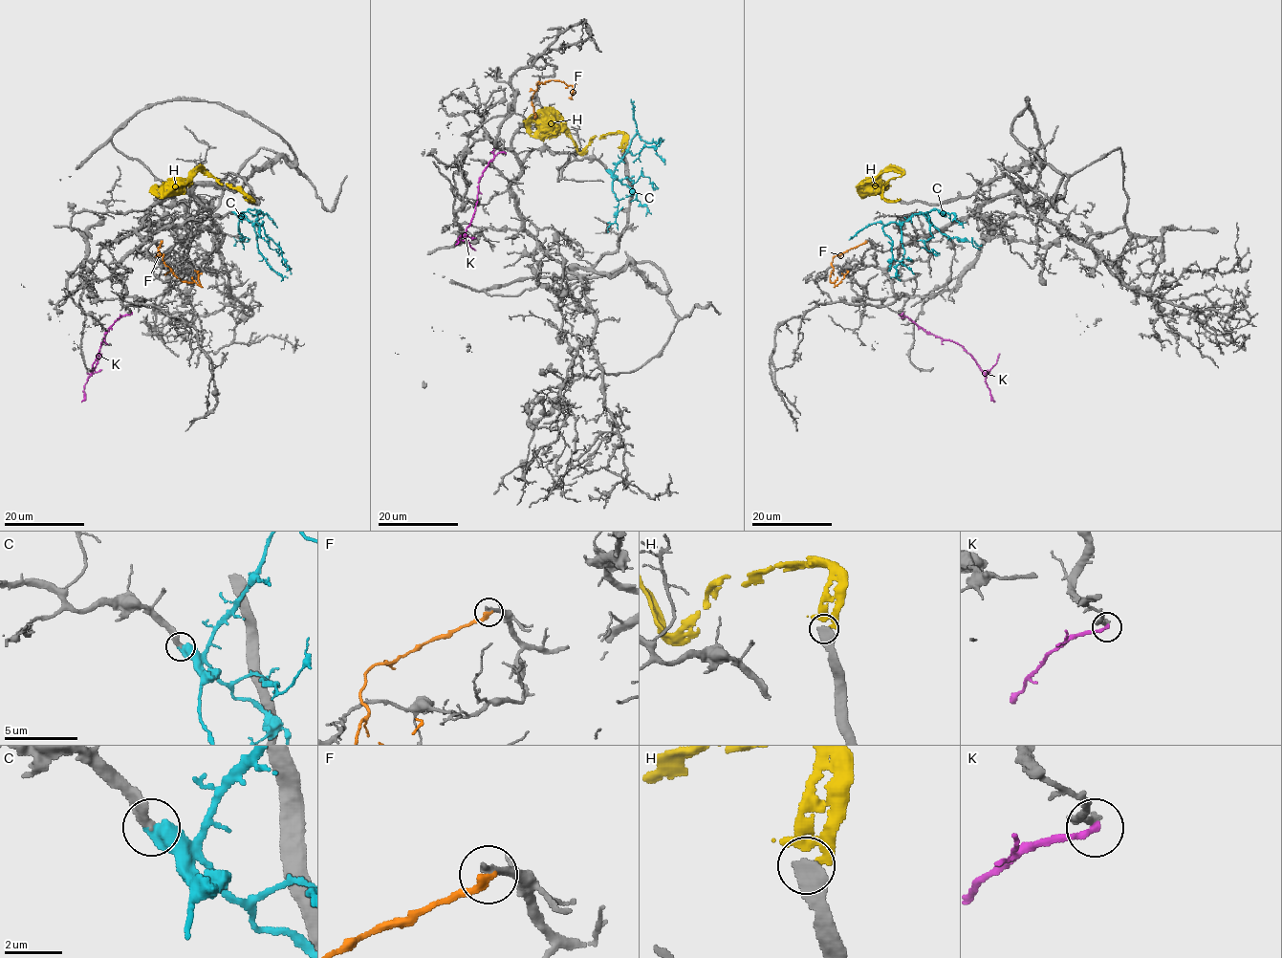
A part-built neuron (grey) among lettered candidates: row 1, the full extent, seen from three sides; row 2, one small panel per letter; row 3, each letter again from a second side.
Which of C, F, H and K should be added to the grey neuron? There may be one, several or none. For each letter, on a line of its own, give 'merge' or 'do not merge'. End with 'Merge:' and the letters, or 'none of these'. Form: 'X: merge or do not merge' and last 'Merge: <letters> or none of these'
C: merge
F: do not merge
H: do not merge
K: do not merge
Merge: C

